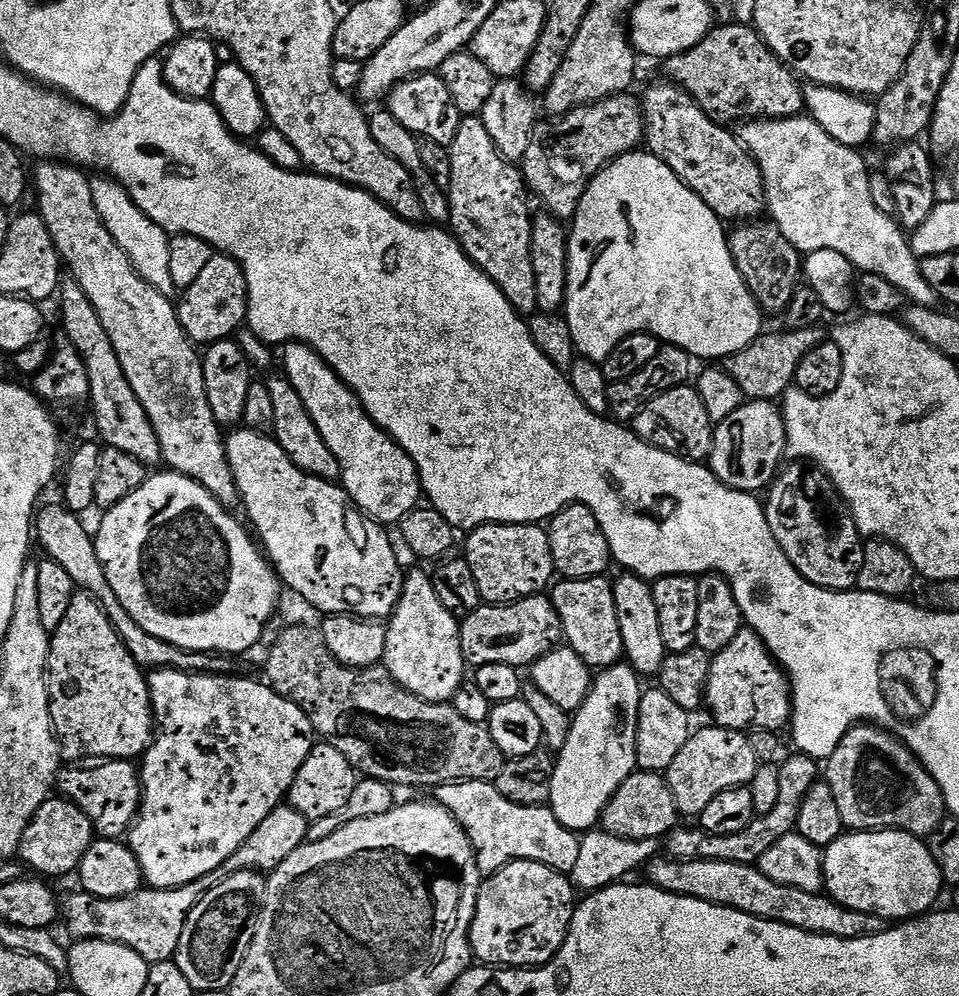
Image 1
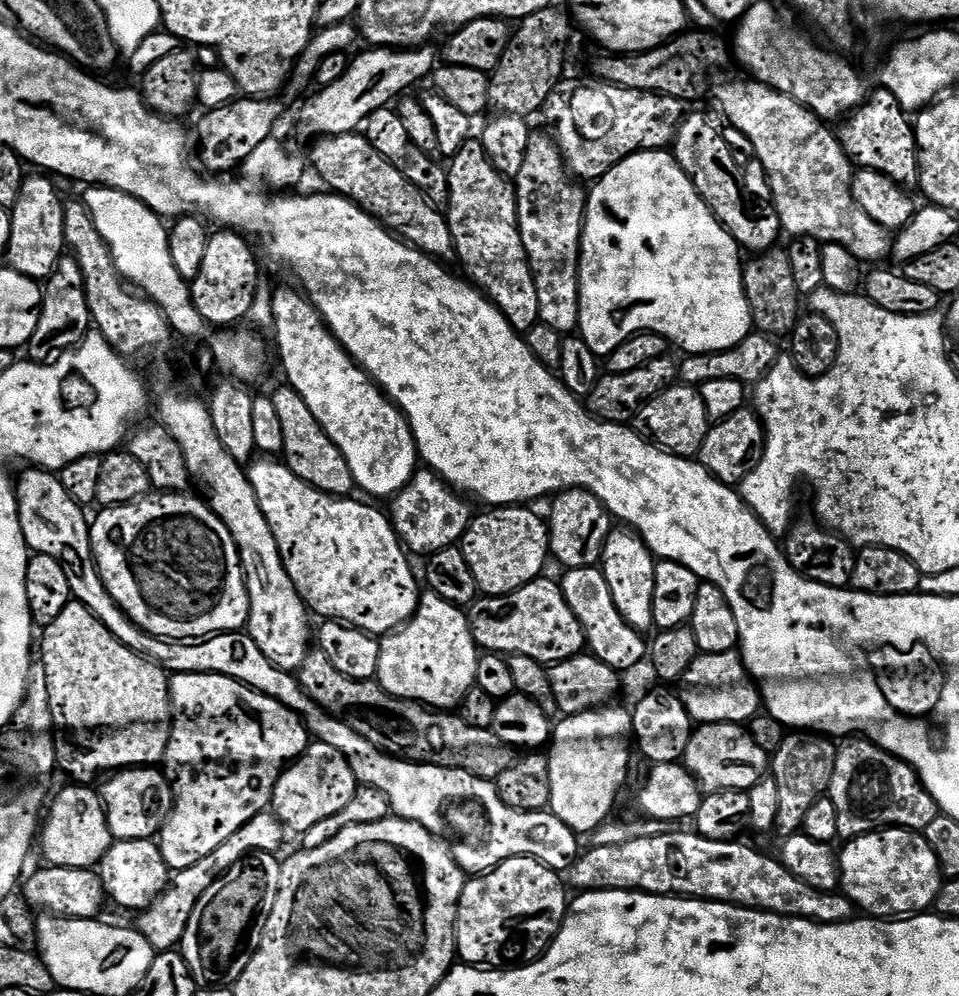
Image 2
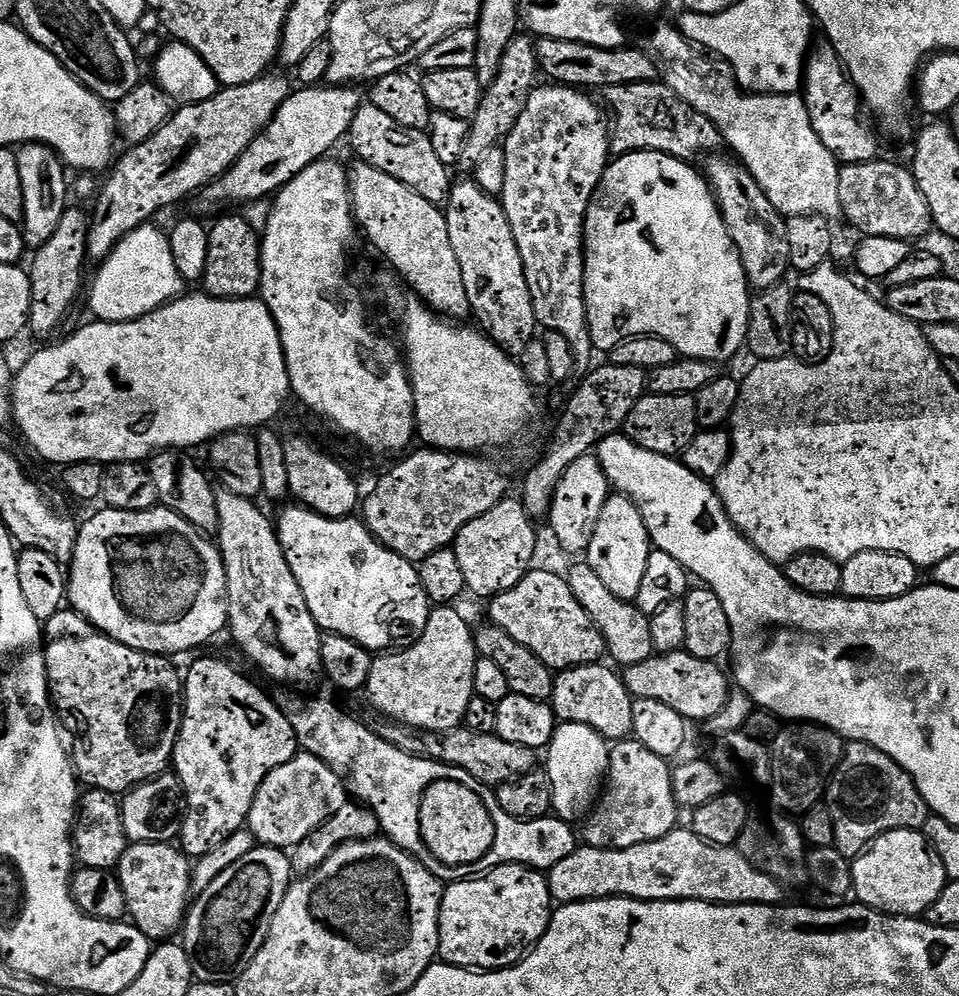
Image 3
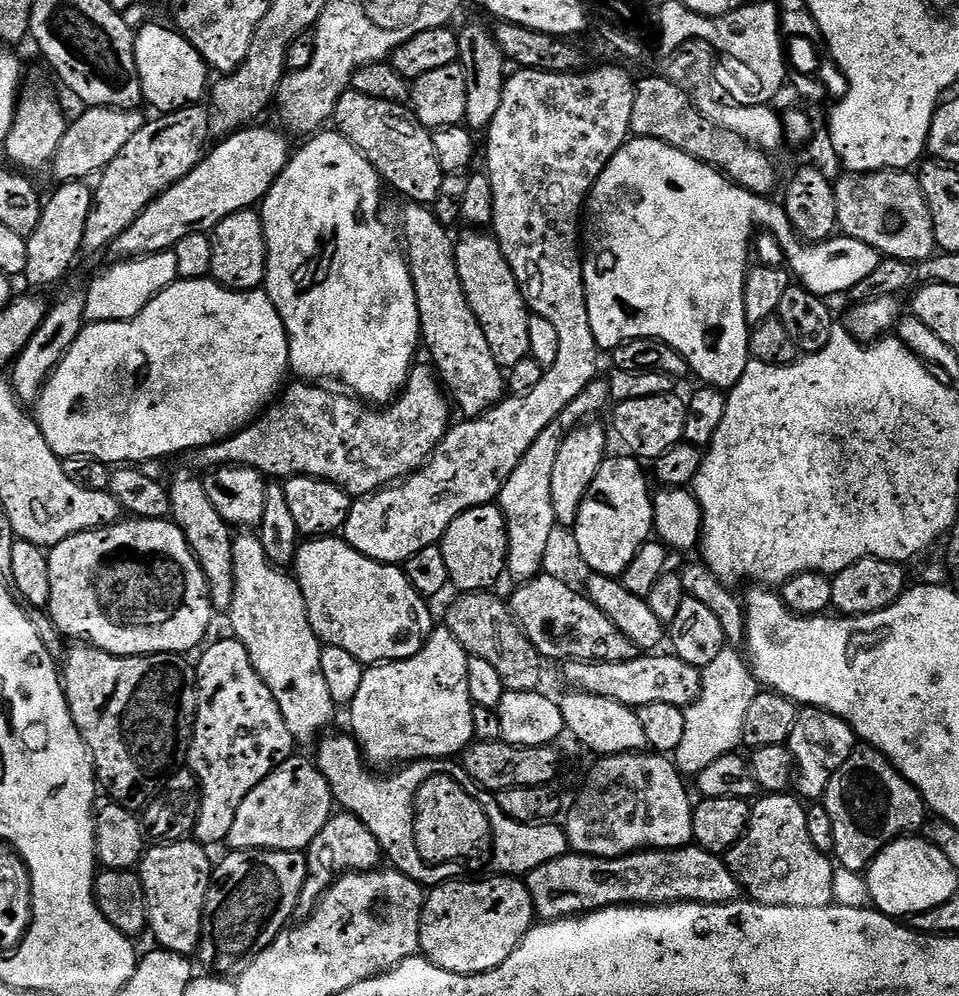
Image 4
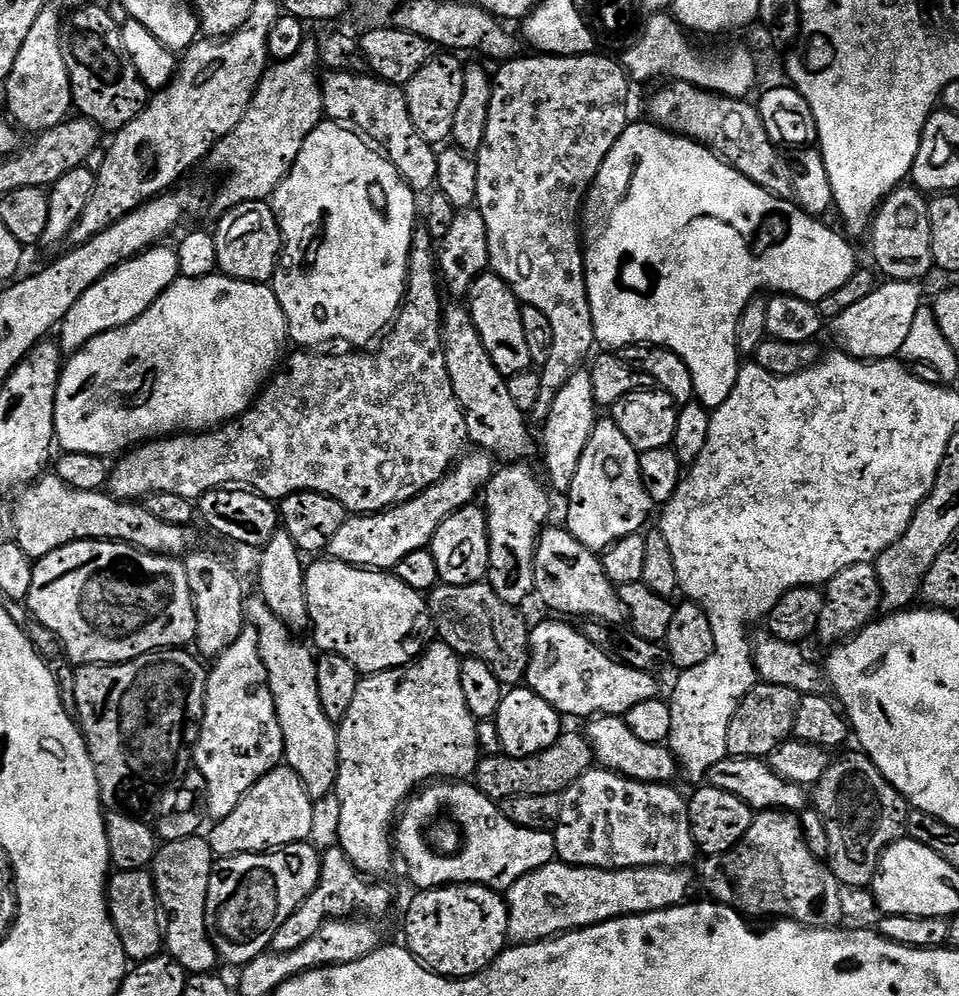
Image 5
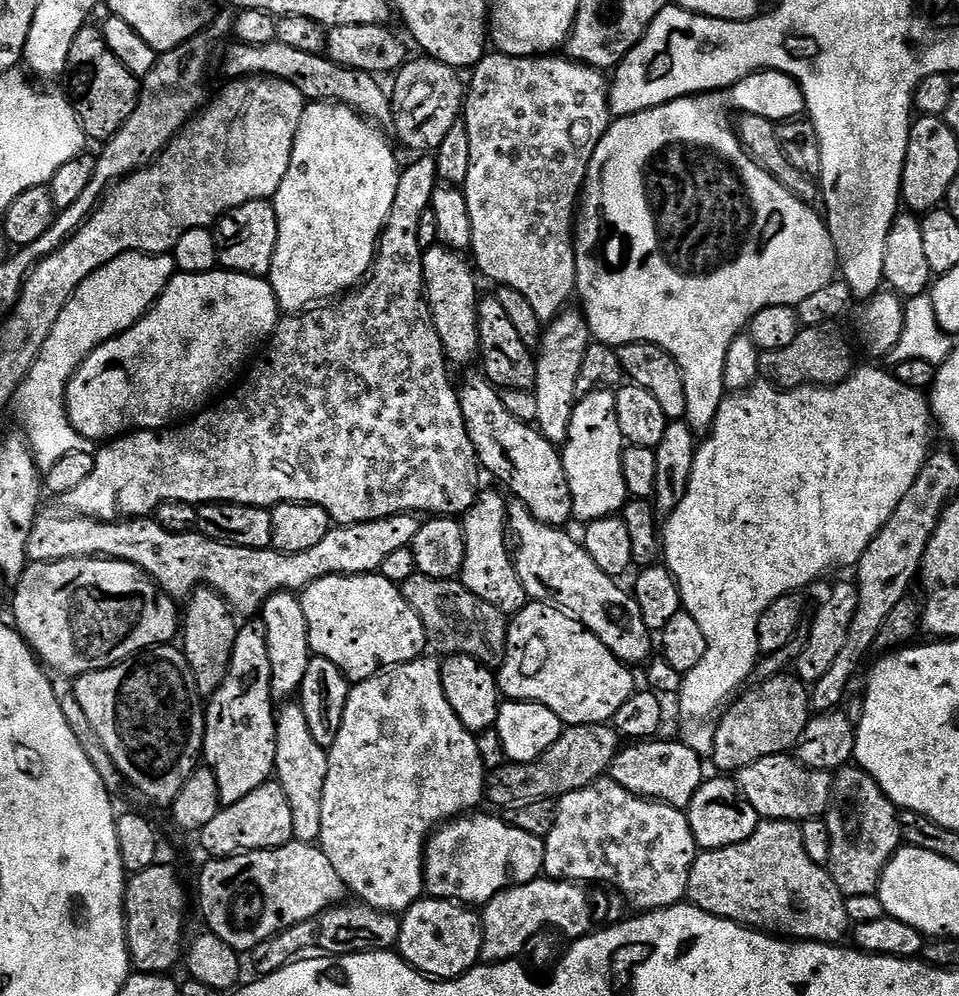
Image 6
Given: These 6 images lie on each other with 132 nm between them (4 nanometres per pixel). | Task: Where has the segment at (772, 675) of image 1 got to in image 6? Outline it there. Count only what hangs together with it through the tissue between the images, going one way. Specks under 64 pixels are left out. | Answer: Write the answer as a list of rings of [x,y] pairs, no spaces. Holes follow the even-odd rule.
[[[532,600],[511,617],[498,683],[508,700],[544,704],[565,725],[608,724],[637,691],[632,672],[575,616],[551,602]]]

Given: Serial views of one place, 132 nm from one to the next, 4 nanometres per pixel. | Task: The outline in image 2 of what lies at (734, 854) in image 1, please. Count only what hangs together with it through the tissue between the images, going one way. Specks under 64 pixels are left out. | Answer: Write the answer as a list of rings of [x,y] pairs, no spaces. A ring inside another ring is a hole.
[[[788,734],[781,739],[776,752],[770,756],[770,775],[778,786],[778,814],[776,815],[775,831],[781,832],[781,837],[795,836],[804,827],[806,810],[814,806],[814,802],[825,795],[834,774],[837,745],[824,734]]]

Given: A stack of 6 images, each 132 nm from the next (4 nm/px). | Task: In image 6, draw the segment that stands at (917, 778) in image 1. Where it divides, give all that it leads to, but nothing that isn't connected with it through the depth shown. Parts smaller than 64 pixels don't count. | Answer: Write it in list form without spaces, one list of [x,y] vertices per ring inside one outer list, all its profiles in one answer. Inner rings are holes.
[[[845,766],[835,773],[834,795],[826,813],[832,843],[826,867],[836,879],[838,890],[844,893],[845,897],[873,894],[879,889],[884,868],[902,846],[902,816],[900,820],[899,815],[901,816],[901,813],[891,798],[884,793],[882,786],[878,786],[876,779],[863,768]]]

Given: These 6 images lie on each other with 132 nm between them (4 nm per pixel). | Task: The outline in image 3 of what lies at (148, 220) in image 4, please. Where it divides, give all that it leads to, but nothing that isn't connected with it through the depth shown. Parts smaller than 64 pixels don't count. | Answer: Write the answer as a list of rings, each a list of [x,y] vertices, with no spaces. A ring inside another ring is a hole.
[[[304,86],[293,91],[258,138],[246,146],[238,162],[213,184],[196,193],[191,204],[197,213],[193,213],[200,218],[215,217],[231,209],[228,208],[231,204],[252,204],[255,200],[275,197],[295,176],[302,174],[306,166],[325,159],[331,153],[328,151],[347,137],[350,122],[354,122],[354,114],[362,103],[362,97],[355,91],[359,92],[352,86]]]

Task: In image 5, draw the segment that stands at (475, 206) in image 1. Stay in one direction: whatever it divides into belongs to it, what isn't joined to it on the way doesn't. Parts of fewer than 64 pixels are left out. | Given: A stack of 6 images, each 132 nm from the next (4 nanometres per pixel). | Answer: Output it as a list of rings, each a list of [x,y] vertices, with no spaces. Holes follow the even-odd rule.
[[[491,270],[479,276],[468,291],[466,307],[478,330],[478,338],[482,338],[482,346],[486,346],[486,354],[490,354],[490,362],[498,366],[505,378],[522,374],[533,367],[530,346],[526,343],[526,330],[522,326],[520,299],[512,293],[512,288],[503,278]]]

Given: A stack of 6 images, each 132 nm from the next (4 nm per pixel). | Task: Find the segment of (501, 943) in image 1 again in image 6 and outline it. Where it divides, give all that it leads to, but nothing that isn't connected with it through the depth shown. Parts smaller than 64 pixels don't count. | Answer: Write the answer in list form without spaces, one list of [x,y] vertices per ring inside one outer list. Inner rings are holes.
[[[421,898],[413,902],[402,913],[400,922],[399,955],[418,972],[438,980],[454,980],[465,976],[469,970],[481,963],[480,951],[484,945],[484,922],[479,911],[465,906],[455,900],[438,900]]]

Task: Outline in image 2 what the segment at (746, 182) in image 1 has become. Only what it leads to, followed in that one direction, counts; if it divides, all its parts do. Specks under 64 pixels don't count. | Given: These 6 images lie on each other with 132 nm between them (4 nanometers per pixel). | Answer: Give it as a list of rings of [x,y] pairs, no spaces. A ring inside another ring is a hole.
[[[685,115],[684,121],[676,131],[674,155],[690,182],[694,182],[706,206],[716,215],[716,221],[735,238],[745,253],[759,254],[777,247],[779,240],[776,239],[782,236],[782,229],[776,205],[771,202],[759,204],[748,193],[748,188],[740,177],[740,168],[736,165],[736,156],[732,153],[731,146],[706,117]]]

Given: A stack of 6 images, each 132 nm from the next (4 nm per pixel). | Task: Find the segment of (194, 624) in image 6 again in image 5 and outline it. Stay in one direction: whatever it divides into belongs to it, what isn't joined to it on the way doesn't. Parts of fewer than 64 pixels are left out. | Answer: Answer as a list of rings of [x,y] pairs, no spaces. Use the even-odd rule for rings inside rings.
[[[192,550],[183,557],[184,569],[186,570],[186,582],[190,582],[192,601],[194,602],[194,614],[196,615],[196,639],[195,647],[200,647],[201,657],[215,658],[225,652],[230,646],[234,646],[238,634],[246,627],[246,595],[244,596],[244,584],[240,576],[220,556],[212,552],[200,552]]]

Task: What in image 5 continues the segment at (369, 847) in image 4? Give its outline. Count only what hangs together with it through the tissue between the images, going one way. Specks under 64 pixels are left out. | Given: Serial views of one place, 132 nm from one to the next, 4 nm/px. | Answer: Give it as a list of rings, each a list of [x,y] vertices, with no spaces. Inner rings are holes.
[[[338,846],[323,849],[320,857],[318,886],[301,902],[298,910],[294,914],[290,914],[290,918],[286,918],[286,922],[282,922],[282,926],[278,926],[278,930],[272,936],[271,951],[289,952],[290,950],[298,950],[298,946],[302,946],[302,942],[310,942],[310,938],[314,938],[314,934],[318,934],[318,930],[322,930],[322,926],[326,926],[332,920],[347,920],[356,917],[377,918],[376,916],[386,915],[391,908],[392,892],[384,885],[384,882],[367,876],[365,872],[359,872],[353,866],[347,854]]]

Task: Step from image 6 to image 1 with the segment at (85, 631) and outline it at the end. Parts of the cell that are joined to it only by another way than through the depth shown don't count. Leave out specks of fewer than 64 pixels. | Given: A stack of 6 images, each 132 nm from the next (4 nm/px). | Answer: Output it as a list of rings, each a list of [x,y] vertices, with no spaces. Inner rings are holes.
[[[163,470],[157,474],[149,475],[146,483],[138,486],[130,498],[118,502],[118,506],[107,509],[100,520],[100,529],[95,529],[96,553],[104,567],[106,578],[118,594],[122,606],[146,630],[146,634],[154,634],[154,638],[162,638],[162,642],[170,642],[174,646],[184,649],[185,652],[203,652],[205,654],[219,654],[225,658],[233,658],[239,652],[248,652],[264,636],[264,627],[272,620],[276,612],[276,603],[280,600],[281,581],[278,579],[271,563],[266,559],[265,553],[258,547],[257,541],[250,535],[249,529],[243,523],[232,517],[233,513],[220,504],[214,494],[206,491],[200,483],[184,476],[180,472]]]

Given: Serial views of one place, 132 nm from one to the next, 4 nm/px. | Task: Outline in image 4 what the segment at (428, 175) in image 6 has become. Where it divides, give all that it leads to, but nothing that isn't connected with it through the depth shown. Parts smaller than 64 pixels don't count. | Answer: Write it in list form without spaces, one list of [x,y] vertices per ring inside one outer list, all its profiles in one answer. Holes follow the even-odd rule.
[[[428,362],[417,363],[400,395],[391,404],[381,408],[369,406],[348,394],[339,396],[336,392],[327,392],[320,388],[324,386],[317,386],[312,382],[295,383],[289,383],[279,393],[275,403],[241,432],[235,432],[228,440],[222,440],[208,448],[195,449],[190,456],[193,466],[204,468],[203,470],[211,470],[217,466],[253,468],[265,478],[312,476],[315,480],[328,480],[337,484],[349,496],[359,498],[371,496],[373,492],[379,492],[424,467],[432,459],[432,451],[442,442],[450,427],[449,397],[438,379],[435,367]]]

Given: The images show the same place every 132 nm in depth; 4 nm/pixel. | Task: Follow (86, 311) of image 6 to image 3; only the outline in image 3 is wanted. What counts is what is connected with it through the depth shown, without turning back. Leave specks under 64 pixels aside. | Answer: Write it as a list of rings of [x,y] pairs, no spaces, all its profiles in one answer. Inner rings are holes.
[[[145,226],[126,234],[126,238],[122,238],[116,249],[97,267],[100,269],[96,277],[93,280],[91,277],[86,300],[88,296],[88,304],[97,321],[125,324],[137,320],[168,304],[185,291],[186,281],[178,274],[178,266],[174,266],[174,254],[170,254],[167,235],[152,227]]]

